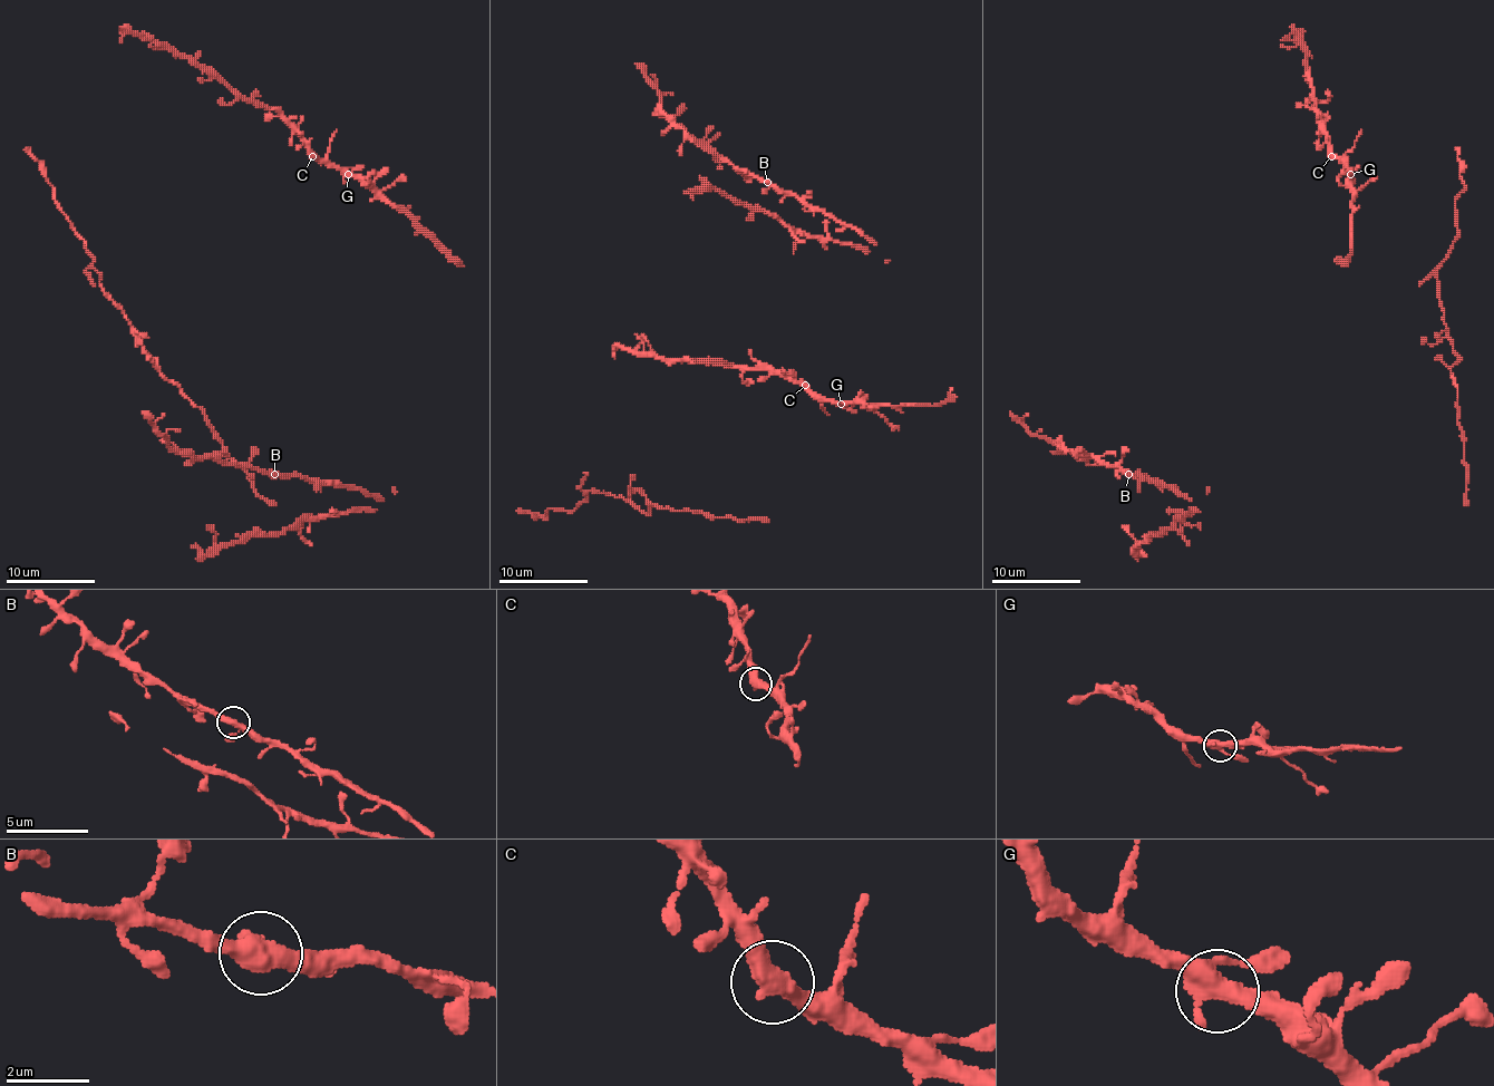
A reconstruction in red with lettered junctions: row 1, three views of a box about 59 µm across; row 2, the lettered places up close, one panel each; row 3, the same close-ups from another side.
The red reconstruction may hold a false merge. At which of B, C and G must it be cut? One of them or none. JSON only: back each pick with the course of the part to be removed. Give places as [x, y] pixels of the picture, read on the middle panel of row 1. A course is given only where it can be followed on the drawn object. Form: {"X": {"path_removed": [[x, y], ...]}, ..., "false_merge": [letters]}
{"false_merge": []}

